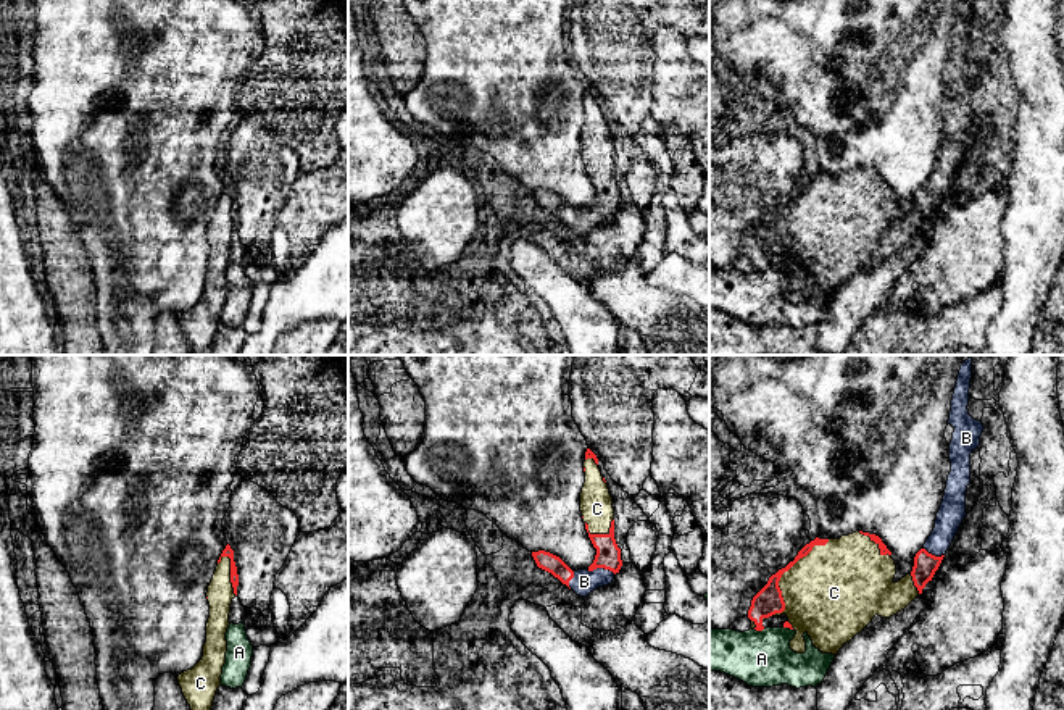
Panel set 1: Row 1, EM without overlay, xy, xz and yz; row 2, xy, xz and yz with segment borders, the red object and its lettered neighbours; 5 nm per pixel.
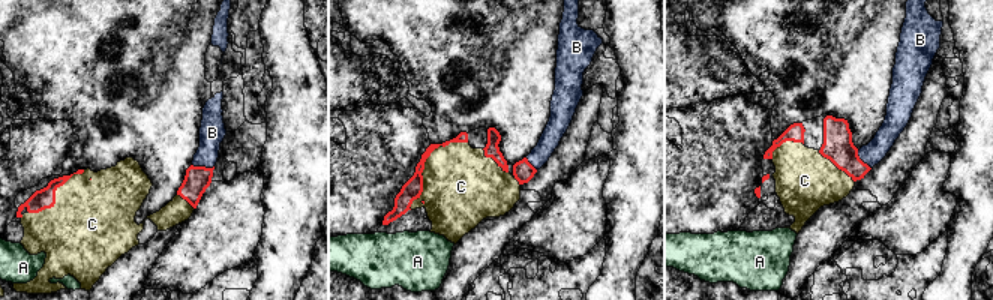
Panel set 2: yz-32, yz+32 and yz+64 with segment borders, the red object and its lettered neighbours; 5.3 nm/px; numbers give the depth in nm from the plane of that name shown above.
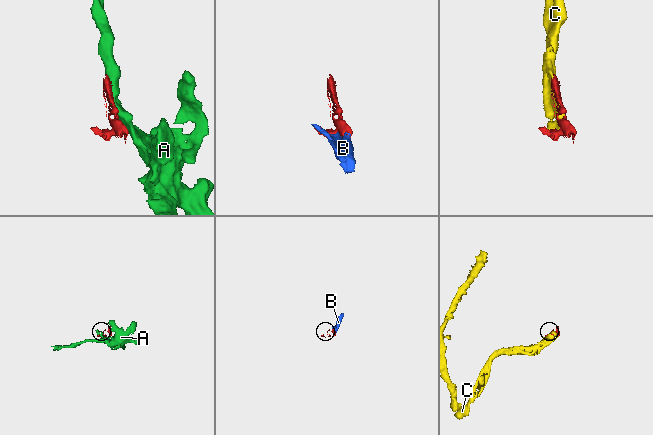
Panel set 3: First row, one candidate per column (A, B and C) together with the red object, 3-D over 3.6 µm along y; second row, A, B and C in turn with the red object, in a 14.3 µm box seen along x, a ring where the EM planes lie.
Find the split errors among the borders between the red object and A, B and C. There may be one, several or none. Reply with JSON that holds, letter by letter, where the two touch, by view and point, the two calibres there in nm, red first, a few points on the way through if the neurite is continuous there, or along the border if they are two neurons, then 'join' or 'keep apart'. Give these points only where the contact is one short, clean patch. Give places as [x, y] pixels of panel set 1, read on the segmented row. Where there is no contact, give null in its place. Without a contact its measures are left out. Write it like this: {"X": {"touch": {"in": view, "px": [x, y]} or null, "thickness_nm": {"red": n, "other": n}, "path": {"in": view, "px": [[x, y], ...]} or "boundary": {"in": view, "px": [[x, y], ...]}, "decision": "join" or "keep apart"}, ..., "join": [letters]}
{"A": {"touch": {"in": "yz", "px": [760, 630]}, "thickness_nm": {"red": 140, "other": 280}, "boundary": {"in": "yz", "px": [[755, 628], [763, 630]]}, "decision": "keep apart"}, "B": {"touch": {"in": "xz", "px": [602, 567]}, "thickness_nm": {"red": 130, "other": 120}, "decision": "join"}, "C": {"touch": {"in": "yz", "px": [782, 573]}, "thickness_nm": {"red": 140, "other": 440}, "decision": "join"}, "join": ["B", "C"]}

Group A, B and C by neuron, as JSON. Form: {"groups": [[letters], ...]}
{"groups": [["A"], ["B", "C"]]}

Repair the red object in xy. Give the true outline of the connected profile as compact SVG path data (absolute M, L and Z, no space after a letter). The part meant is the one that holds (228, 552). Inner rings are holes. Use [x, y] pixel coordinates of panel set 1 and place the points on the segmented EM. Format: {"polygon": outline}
{"polygon": "M227 544L222 550L206 599L210 618L206 623L206 642L202 660L177 676L182 694L190 710L211 710L218 687L221 686L226 663L229 613L232 599L237 595L239 574L234 550Z"}

